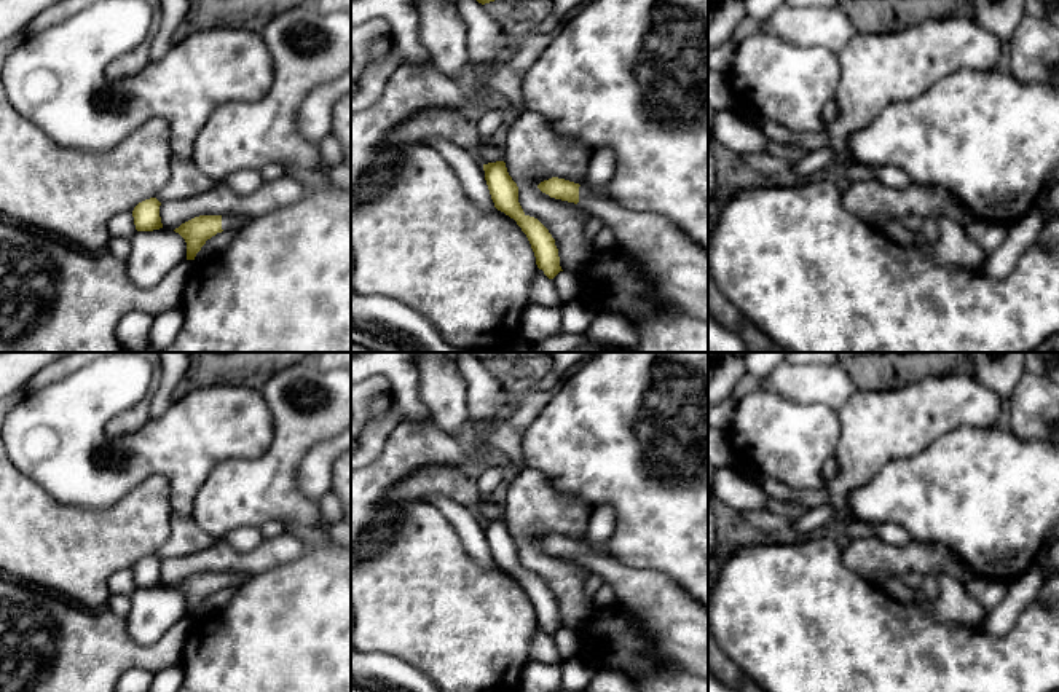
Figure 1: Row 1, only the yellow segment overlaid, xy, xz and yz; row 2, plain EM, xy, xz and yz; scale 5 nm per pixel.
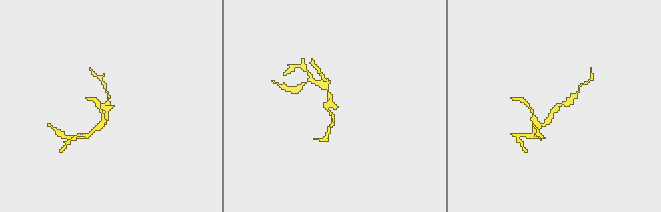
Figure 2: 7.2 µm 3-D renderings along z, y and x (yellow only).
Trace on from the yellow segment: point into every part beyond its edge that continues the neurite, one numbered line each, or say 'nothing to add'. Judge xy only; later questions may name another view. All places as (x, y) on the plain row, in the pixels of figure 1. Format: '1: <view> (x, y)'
1: xy (228, 579)

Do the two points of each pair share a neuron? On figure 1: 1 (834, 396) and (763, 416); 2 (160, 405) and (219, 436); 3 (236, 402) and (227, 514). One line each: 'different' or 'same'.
1: different
2: different
3: different

